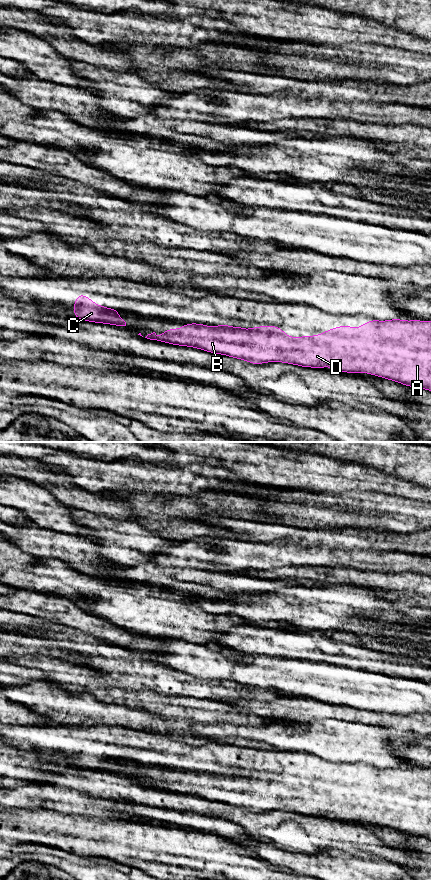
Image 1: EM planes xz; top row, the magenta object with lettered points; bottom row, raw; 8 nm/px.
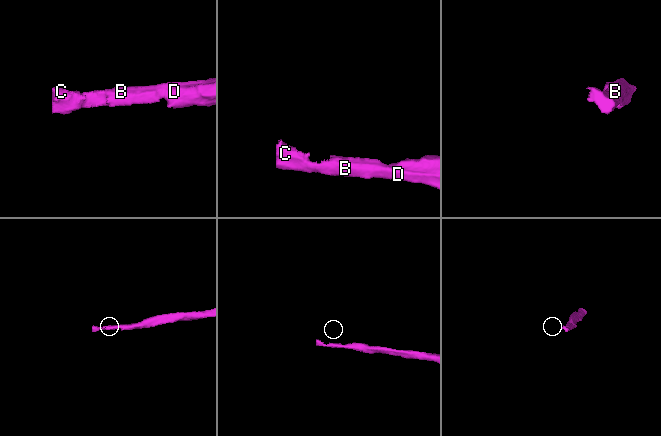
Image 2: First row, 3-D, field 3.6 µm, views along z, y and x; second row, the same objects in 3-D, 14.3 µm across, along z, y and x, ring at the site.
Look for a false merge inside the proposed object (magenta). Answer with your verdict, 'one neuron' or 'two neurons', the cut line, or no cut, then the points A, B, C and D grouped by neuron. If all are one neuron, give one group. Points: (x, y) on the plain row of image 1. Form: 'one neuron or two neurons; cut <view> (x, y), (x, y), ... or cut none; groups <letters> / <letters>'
one neuron; cut none; groups A B C D

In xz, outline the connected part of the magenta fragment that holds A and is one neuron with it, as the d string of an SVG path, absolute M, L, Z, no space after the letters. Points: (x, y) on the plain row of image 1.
M392 767L387 769L372 768L364 771L361 775L338 774L315 784L301 784L293 786L287 784L277 774L261 774L251 777L242 777L241 774L231 775L220 772L213 776L204 772L186 772L180 777L165 778L161 784L155 780L145 786L173 793L198 796L210 801L217 801L242 807L252 812L267 810L284 810L302 815L323 816L331 815L340 820L369 821L389 827L405 834L418 835L431 839L431 769L403 769Z

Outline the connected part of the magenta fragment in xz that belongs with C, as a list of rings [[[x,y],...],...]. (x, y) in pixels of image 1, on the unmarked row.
[[[80,741],[74,750],[74,764],[84,769],[104,771],[129,776],[129,769],[123,769],[115,756],[107,757],[95,753],[94,749]]]

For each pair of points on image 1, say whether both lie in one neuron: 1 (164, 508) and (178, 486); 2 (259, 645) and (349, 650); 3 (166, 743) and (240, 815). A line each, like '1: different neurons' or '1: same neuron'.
1: different neurons
2: same neuron
3: different neurons

